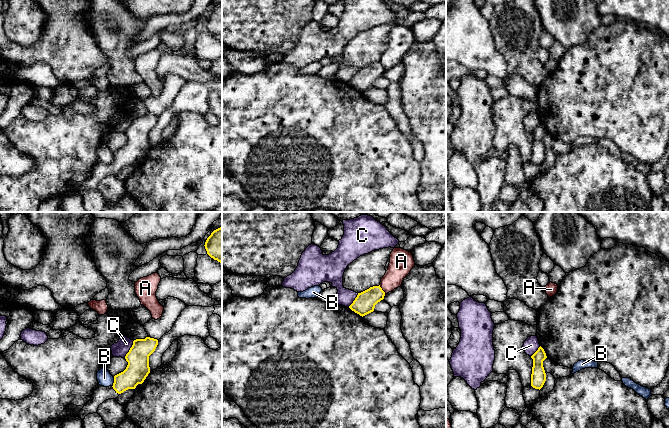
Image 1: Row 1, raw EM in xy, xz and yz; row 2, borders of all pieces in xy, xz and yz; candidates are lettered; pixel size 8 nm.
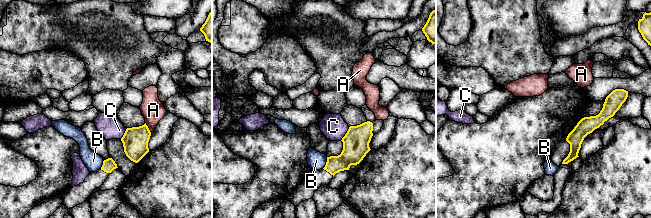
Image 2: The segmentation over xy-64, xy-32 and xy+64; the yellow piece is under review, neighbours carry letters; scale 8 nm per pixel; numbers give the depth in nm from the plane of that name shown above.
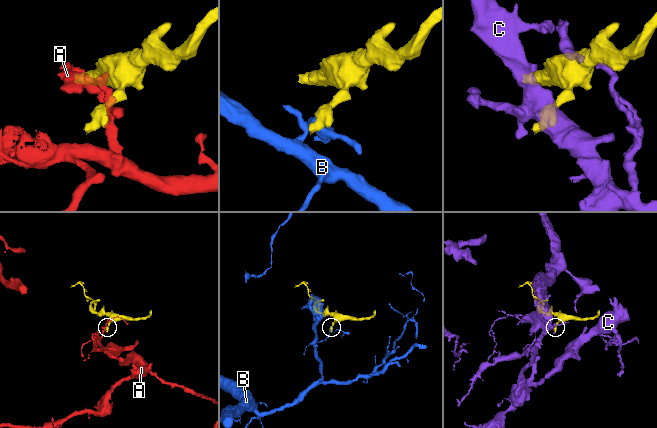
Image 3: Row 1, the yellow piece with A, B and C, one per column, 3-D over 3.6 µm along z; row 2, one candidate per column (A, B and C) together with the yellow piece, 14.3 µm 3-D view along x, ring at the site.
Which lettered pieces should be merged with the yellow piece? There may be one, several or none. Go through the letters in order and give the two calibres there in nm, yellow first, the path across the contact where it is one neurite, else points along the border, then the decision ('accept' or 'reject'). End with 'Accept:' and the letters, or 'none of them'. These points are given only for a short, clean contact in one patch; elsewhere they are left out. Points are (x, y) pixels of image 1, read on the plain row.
A: 170 nm thick on the yellow side, 180 nm on the other; border along xz (379, 61), (385, 69); reject
B: 180 nm thick on the yellow side, 120 nm on the other; border along xy (114, 153), (112, 162); reject
C: 180 nm thick on the yellow side, 120 nm on the other; border along xy (134, 116), (124, 133); reject
Accept: none of them

